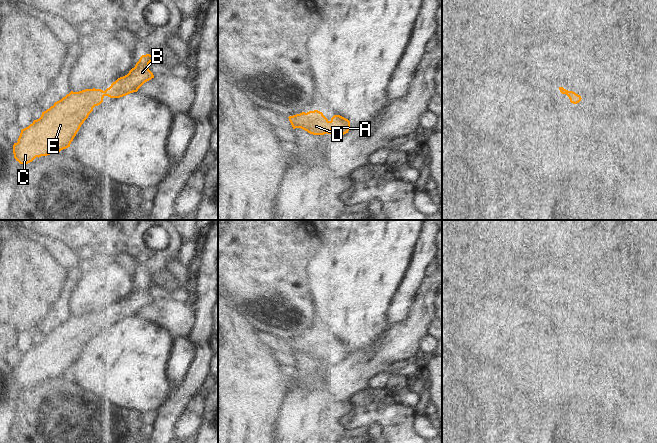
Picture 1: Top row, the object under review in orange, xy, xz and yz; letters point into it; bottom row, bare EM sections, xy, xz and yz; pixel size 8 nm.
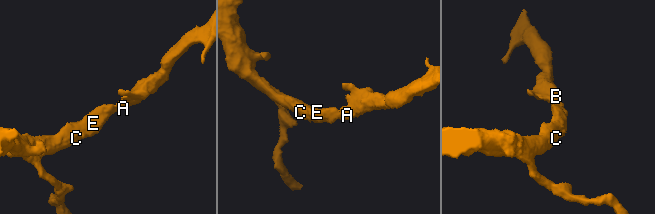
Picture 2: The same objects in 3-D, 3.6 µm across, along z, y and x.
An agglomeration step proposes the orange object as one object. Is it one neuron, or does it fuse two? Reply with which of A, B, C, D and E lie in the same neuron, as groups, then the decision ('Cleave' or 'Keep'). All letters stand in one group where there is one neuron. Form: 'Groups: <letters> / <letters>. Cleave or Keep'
Groups: A B C D E. Keep.

